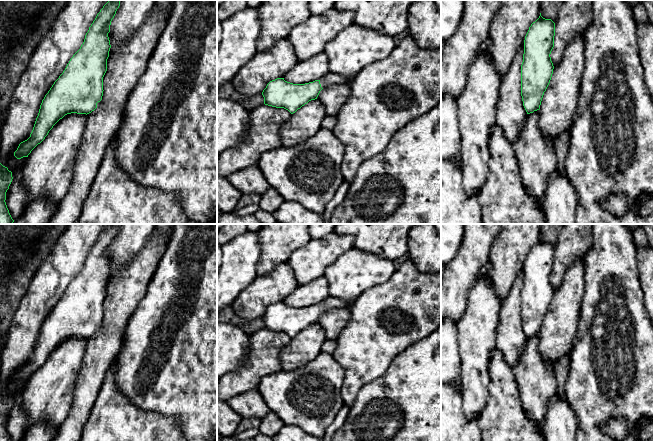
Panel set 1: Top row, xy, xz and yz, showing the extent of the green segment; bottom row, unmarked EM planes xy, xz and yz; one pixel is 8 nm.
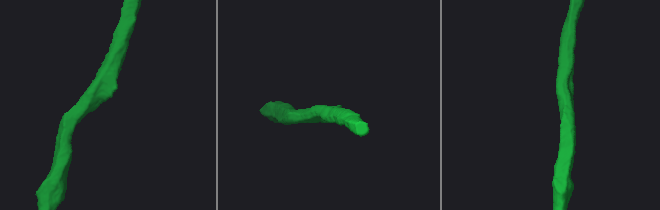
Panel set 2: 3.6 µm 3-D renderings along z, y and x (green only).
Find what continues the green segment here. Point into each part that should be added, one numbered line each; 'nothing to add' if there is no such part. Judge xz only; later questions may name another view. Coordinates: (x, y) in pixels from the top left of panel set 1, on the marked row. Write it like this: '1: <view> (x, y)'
1: xz (330, 79)

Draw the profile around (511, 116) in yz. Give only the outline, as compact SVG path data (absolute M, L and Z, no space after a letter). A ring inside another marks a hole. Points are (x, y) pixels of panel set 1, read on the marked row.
M520 47L507 72L501 77L496 122L514 145L524 129L527 112L521 96L521 65L524 47Z

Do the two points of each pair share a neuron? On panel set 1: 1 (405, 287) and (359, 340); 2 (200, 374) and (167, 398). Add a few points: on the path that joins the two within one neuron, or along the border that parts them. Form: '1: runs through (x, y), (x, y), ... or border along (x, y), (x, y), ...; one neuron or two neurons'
1: runs through (391, 301), (380, 310), (380, 314), (373, 326); one neuron
2: runs through (192, 374), (175, 390); one neuron

